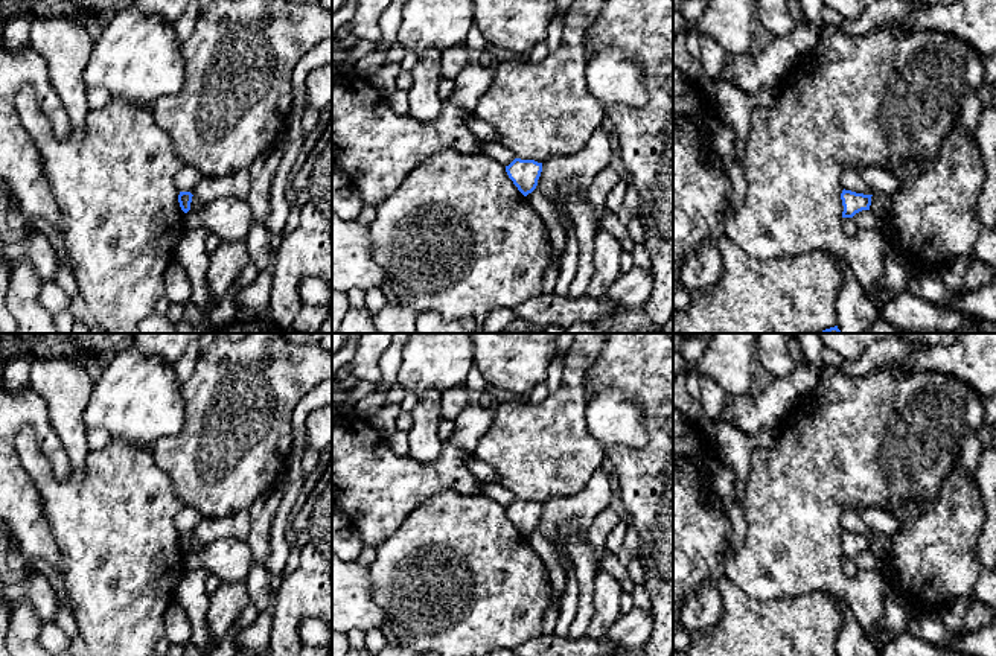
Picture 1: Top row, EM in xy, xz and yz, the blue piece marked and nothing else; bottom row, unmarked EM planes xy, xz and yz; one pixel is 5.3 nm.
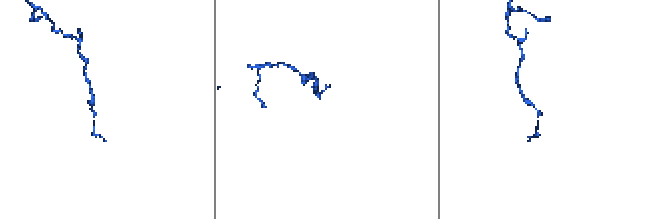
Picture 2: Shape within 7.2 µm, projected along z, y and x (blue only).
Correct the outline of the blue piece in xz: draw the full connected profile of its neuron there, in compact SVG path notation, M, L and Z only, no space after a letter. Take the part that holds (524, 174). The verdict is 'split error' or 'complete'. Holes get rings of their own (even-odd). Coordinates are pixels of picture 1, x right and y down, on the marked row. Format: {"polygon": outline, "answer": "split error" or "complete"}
{"polygon": "M515 158L509 166L506 166L506 172L518 190L527 196L538 186L538 180L542 172L542 163Z", "answer": "complete"}

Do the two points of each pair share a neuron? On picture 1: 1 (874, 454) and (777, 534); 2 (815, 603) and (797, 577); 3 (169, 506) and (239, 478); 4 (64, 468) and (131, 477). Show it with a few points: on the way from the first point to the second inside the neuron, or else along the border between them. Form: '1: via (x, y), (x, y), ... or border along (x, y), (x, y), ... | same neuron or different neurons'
1: via (850, 461), (801, 510) | same neuron
2: border along (772, 598), (833, 592), (842, 600) | different neurons
3: border along (162, 471), (168, 477), (174, 493), (185, 504) | different neurons
4: border along (41, 451), (51, 469), (64, 481) | different neurons

